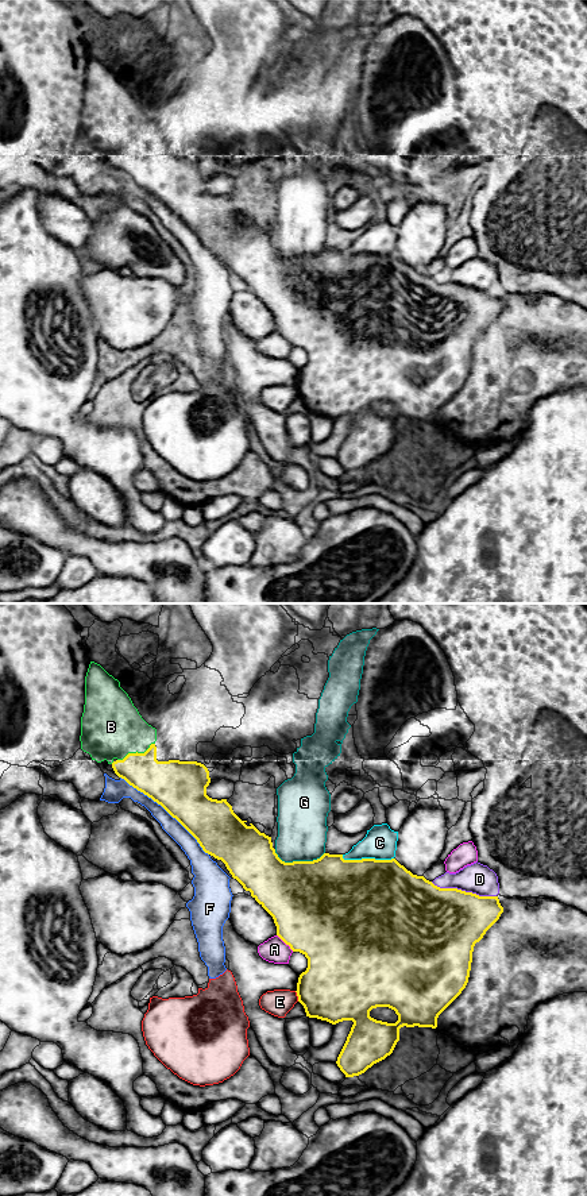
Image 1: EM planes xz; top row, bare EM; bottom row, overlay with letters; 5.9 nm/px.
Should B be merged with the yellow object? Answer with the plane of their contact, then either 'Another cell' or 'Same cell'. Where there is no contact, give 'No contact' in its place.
Touches yellow in xz. Same cell

